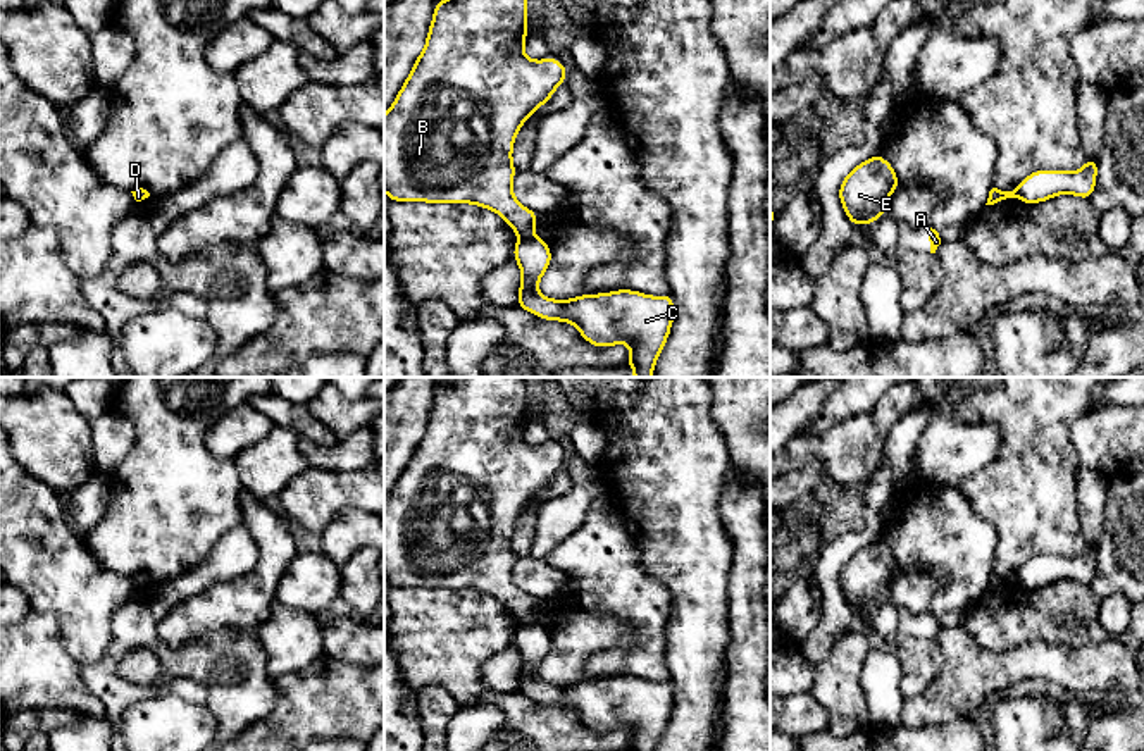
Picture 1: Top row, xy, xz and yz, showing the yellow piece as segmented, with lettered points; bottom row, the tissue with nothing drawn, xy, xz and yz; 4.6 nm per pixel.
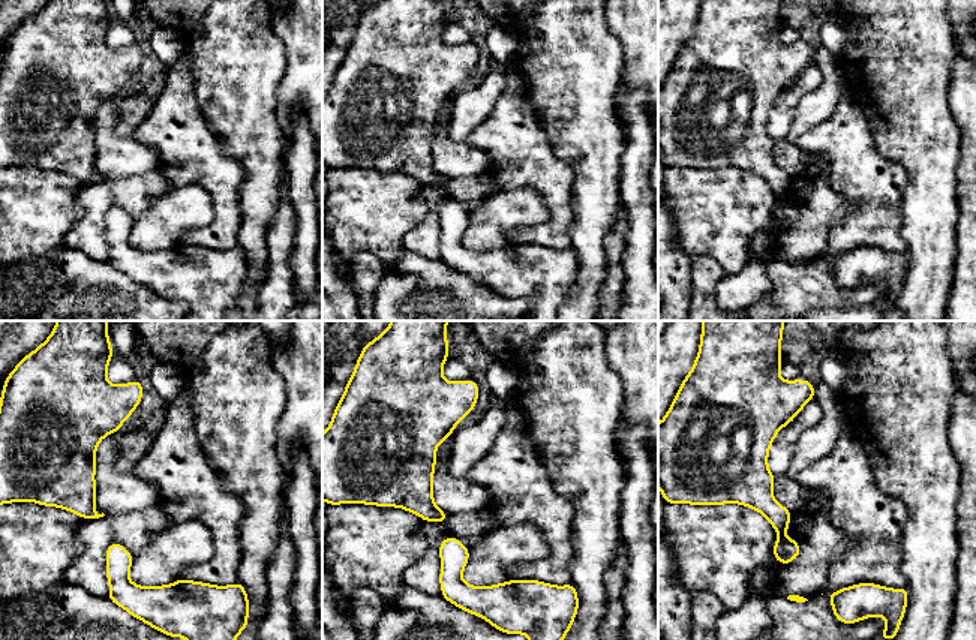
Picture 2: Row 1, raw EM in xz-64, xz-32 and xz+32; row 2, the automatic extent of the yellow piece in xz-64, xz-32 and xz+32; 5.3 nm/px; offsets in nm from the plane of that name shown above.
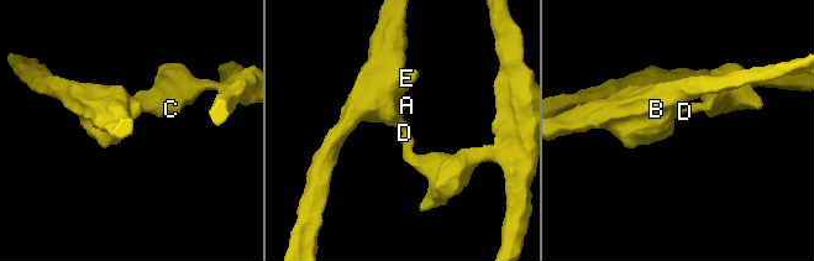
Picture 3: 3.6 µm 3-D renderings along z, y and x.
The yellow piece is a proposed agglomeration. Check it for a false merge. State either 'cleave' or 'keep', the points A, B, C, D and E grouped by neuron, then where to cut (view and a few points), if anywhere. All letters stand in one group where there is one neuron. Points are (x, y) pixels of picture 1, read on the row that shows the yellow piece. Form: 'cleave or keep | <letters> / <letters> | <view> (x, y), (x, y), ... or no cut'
cleave | A B D E / C | xz (533, 235), (521, 240)

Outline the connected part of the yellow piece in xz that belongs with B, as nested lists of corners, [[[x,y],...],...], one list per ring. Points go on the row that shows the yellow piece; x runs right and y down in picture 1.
[[[438,0],[432,22],[427,33],[424,52],[417,57],[405,84],[396,95],[391,109],[384,114],[384,193],[391,202],[427,202],[427,203],[472,203],[489,208],[503,217],[520,239],[534,236],[534,222],[538,214],[520,205],[513,195],[512,183],[515,165],[512,164],[512,150],[517,133],[524,121],[531,117],[553,91],[565,81],[567,69],[556,59],[531,60],[524,55],[524,41],[527,36],[525,0]]]

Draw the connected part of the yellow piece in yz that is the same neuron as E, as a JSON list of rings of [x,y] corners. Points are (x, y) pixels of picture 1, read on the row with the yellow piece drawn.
[[[877,153],[842,179],[839,200],[855,226],[872,224],[886,214],[889,196],[898,186],[892,165]]]

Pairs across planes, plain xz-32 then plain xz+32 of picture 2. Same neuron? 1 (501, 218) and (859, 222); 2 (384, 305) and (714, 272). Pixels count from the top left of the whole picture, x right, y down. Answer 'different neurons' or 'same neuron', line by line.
1: different neurons
2: different neurons

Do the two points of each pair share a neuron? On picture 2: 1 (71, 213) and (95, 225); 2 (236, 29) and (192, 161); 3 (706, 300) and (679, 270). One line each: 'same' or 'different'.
1: different
2: different
3: different

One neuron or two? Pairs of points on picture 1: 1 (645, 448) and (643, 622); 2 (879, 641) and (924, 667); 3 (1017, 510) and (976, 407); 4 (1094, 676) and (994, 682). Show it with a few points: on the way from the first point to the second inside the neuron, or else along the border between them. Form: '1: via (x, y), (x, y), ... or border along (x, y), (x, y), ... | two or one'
1: border along (627, 531), (641, 567), (669, 589), (671, 598) | two
2: via (889, 646), (908, 651), (913, 657) | one
3: via (1017, 481), (1017, 434), (1005, 422) | one
4: via (1070, 667), (1019, 667) | one

